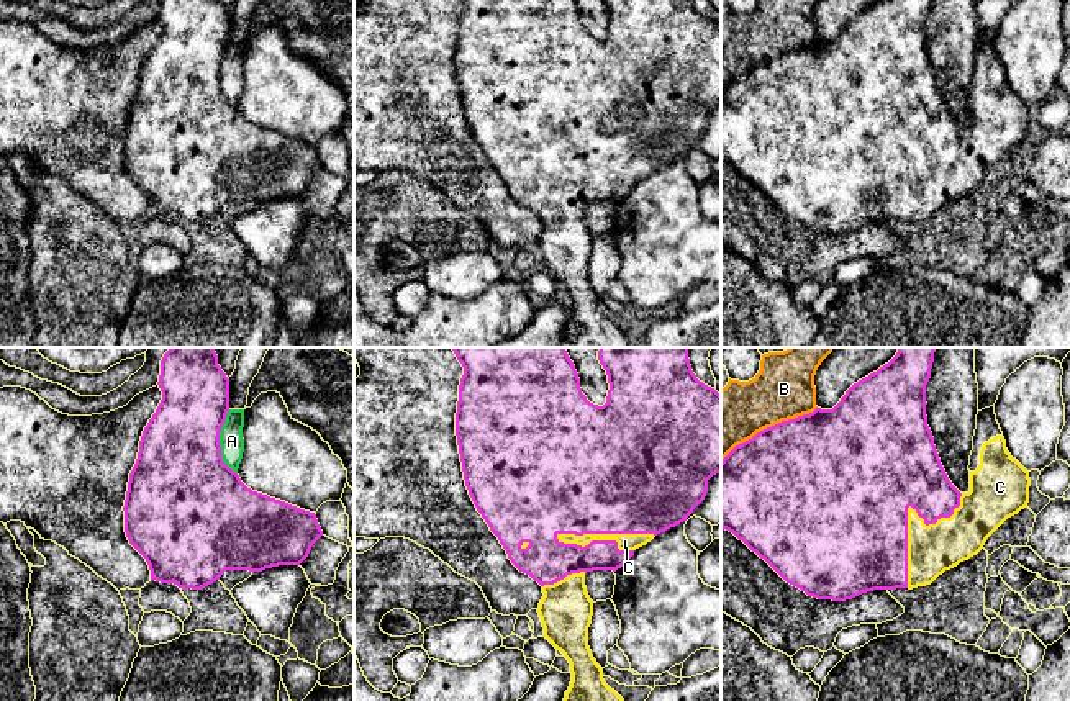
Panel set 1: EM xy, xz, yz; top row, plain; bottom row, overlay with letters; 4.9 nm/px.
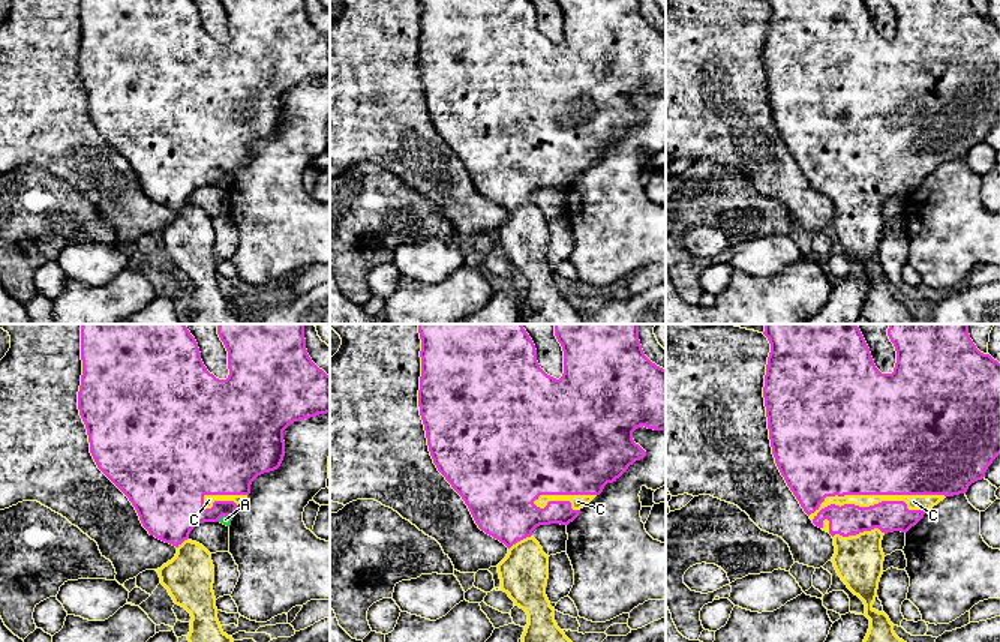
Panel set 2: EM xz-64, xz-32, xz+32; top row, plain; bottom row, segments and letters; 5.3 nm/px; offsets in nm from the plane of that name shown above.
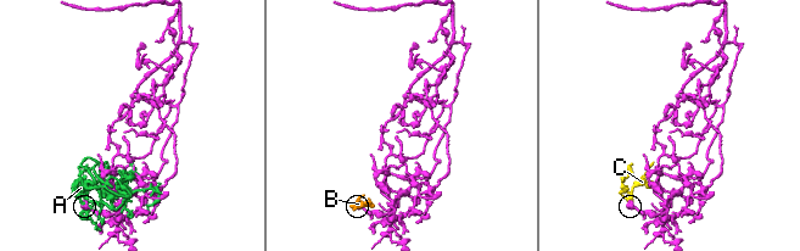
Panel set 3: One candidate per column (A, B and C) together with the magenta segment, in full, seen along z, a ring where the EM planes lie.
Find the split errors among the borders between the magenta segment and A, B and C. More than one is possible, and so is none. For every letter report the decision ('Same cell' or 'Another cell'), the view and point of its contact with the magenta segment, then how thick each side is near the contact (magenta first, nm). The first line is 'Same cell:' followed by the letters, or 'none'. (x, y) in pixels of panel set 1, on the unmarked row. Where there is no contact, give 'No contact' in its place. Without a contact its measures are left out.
Same cell: C
A: Another cell. Touches magenta at xy (218, 76). Thickness 460 nm (magenta) against 120 nm
B: Another cell. Touches magenta at yz (767, 61). Thickness 500 nm (magenta) against 300 nm
C: Same cell. Touches magenta at xz (605, 166). Thickness 500 nm (magenta) against 80 nm

